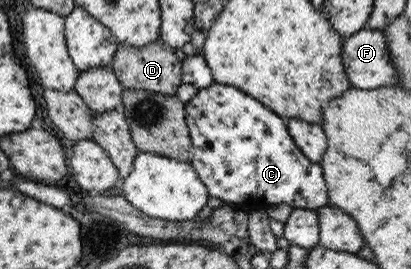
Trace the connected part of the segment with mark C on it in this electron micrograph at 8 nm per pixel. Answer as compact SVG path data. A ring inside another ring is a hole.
M213 81L208 87L199 89L184 103L183 108L192 150L189 164L210 197L216 197L247 213L252 210L266 210L278 203L307 210L326 206L327 187L320 164L312 163L296 147L288 135L284 119L265 105L235 87Z

